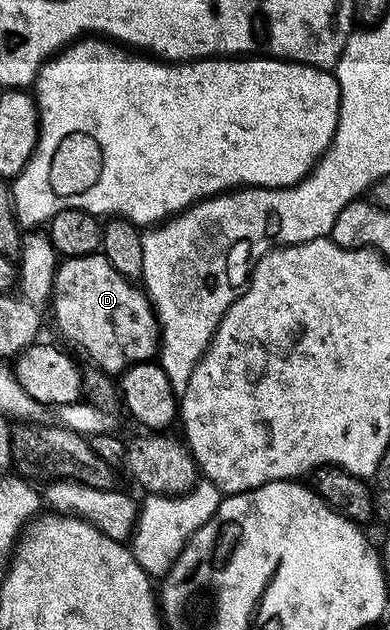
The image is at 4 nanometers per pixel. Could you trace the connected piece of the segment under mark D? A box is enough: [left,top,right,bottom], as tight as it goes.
[51,254,161,374]

